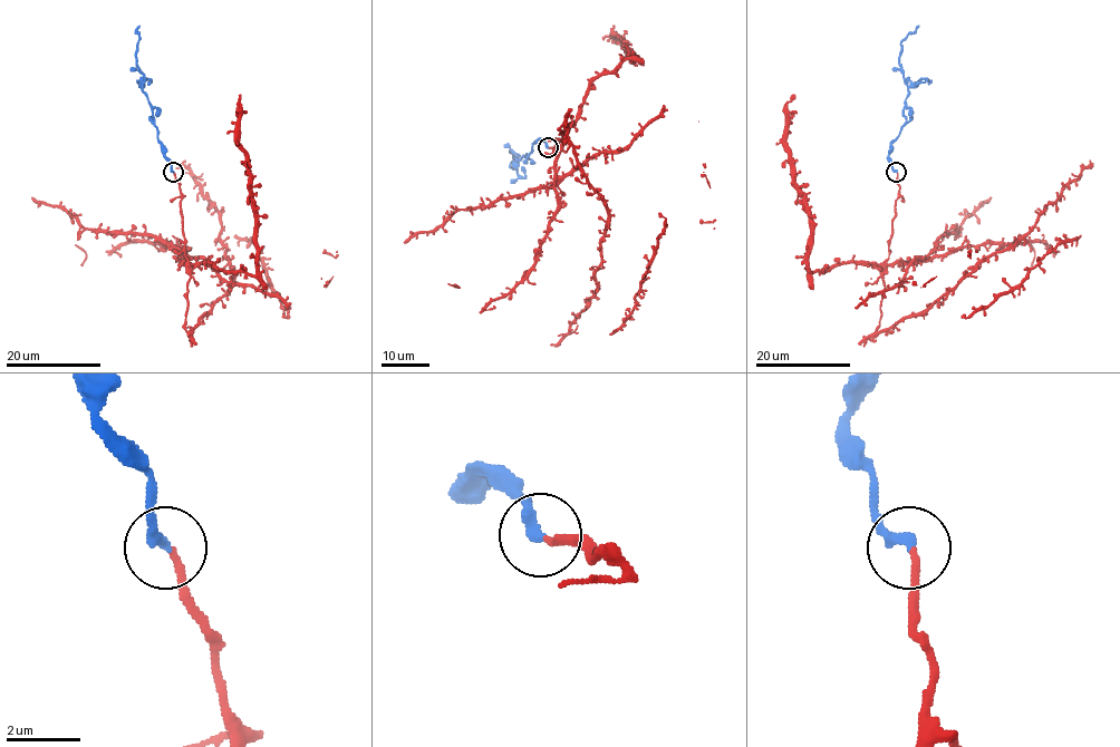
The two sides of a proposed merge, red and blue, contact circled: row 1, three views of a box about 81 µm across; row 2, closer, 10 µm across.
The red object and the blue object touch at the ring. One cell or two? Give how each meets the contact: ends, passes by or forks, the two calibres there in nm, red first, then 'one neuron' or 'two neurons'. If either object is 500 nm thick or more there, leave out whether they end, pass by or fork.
red ends there; blue ends there; 200 nm thick on the red side, 320 nm on the other; one neuron

